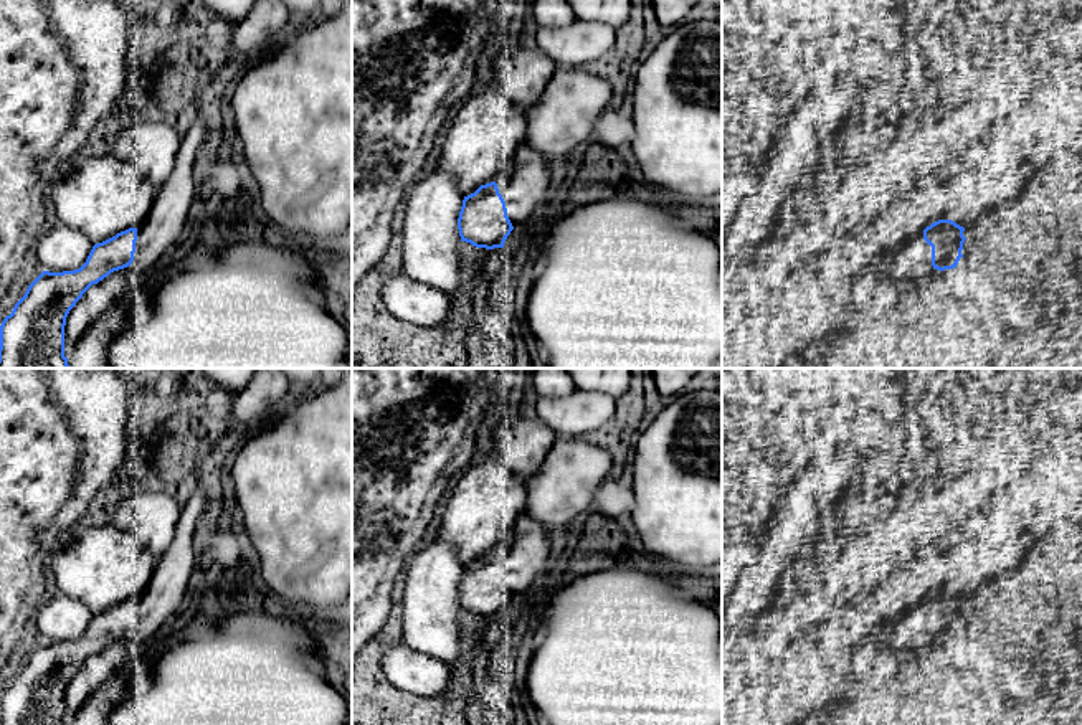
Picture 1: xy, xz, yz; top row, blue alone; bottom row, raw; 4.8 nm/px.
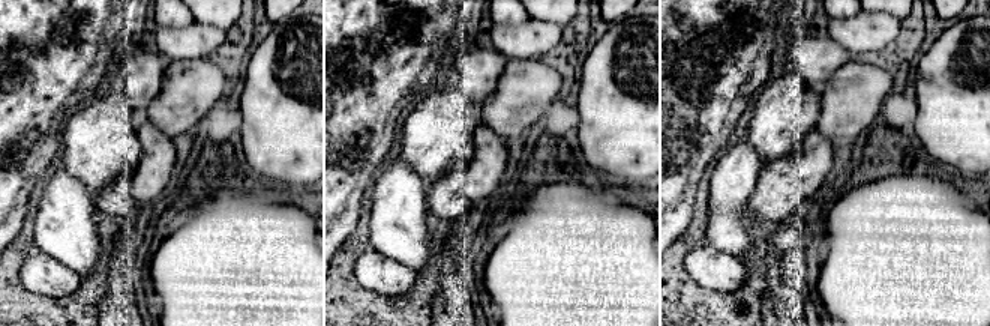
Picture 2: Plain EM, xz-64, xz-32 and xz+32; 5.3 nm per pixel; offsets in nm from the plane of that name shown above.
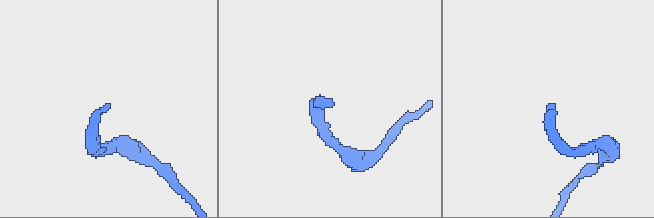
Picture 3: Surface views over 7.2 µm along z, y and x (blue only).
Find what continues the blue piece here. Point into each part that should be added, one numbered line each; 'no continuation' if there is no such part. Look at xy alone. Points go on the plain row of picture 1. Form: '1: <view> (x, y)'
1: xy (161, 603)

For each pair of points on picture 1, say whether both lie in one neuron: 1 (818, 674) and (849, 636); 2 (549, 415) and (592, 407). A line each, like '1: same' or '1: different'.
1: same
2: same

